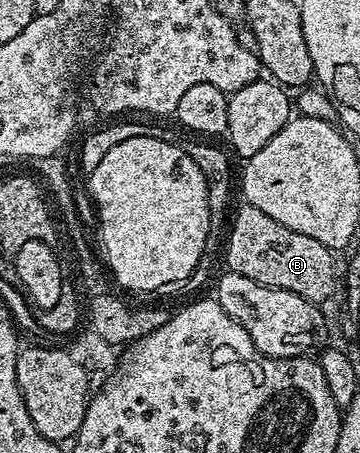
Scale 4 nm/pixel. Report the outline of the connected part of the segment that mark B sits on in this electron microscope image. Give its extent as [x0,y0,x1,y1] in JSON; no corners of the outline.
[226,207,336,303]

